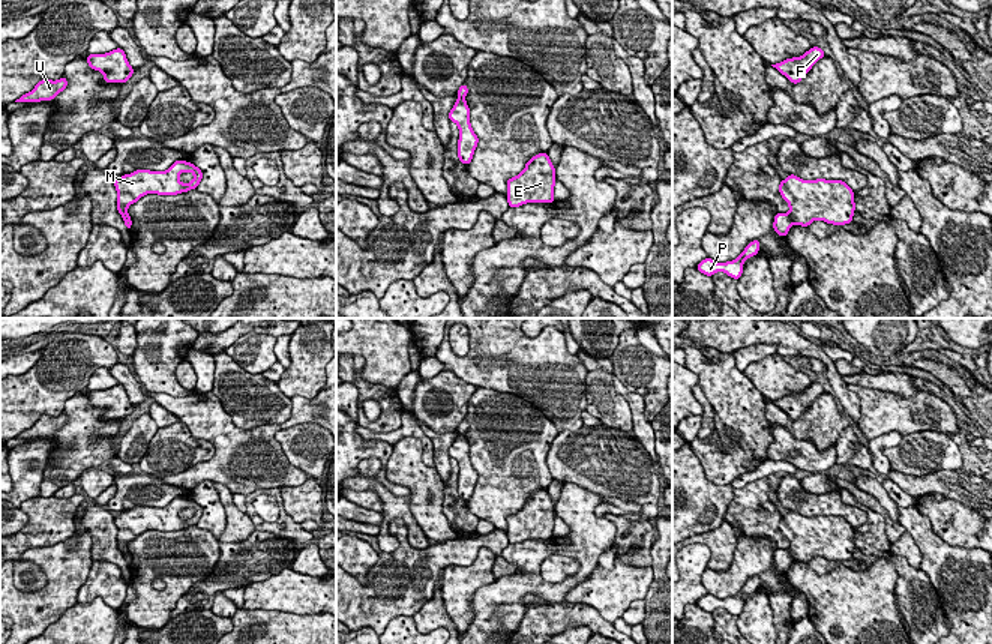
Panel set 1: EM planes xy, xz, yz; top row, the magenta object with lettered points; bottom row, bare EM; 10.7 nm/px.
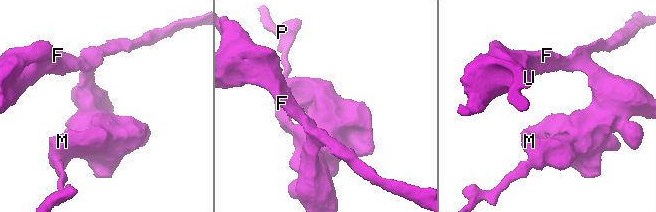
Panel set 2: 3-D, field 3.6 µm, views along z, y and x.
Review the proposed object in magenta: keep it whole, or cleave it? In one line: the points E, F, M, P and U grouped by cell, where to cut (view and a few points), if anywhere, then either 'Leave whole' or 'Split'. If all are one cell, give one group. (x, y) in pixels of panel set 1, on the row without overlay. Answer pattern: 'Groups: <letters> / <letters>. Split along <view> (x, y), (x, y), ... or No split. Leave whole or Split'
Groups: E F M U / P. Split along yz (787, 550), (793, 559). Split

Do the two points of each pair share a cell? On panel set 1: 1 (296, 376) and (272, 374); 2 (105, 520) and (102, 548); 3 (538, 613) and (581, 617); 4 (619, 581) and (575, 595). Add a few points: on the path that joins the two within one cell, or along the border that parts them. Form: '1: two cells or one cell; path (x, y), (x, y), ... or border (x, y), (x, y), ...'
1: two cells; border (285, 368), (276, 382)
2: one cell; path (104, 527), (104, 541)
3: one cell; path (548, 616), (571, 616)
4: one cell; path (608, 589), (586, 590)

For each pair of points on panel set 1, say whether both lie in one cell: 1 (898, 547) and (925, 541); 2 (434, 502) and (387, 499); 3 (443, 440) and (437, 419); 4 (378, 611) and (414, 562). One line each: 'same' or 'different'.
1: different
2: different
3: different
4: same

